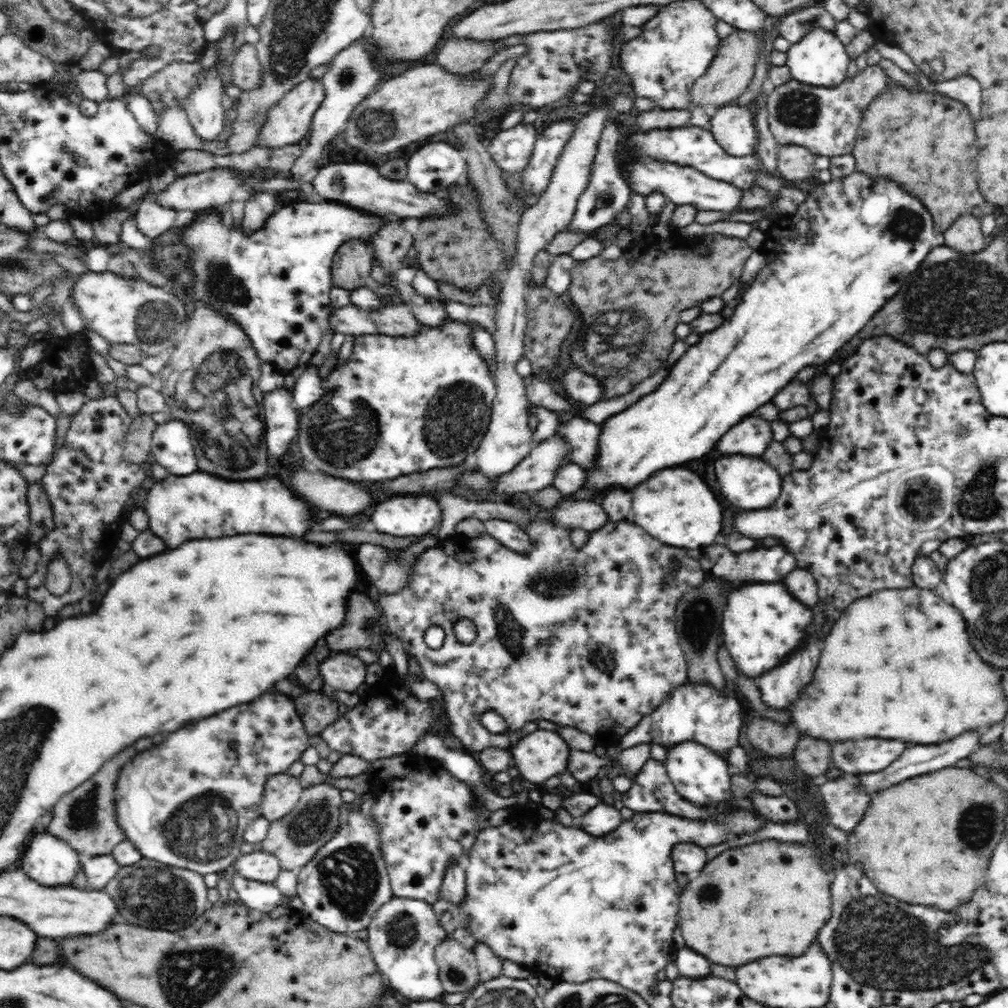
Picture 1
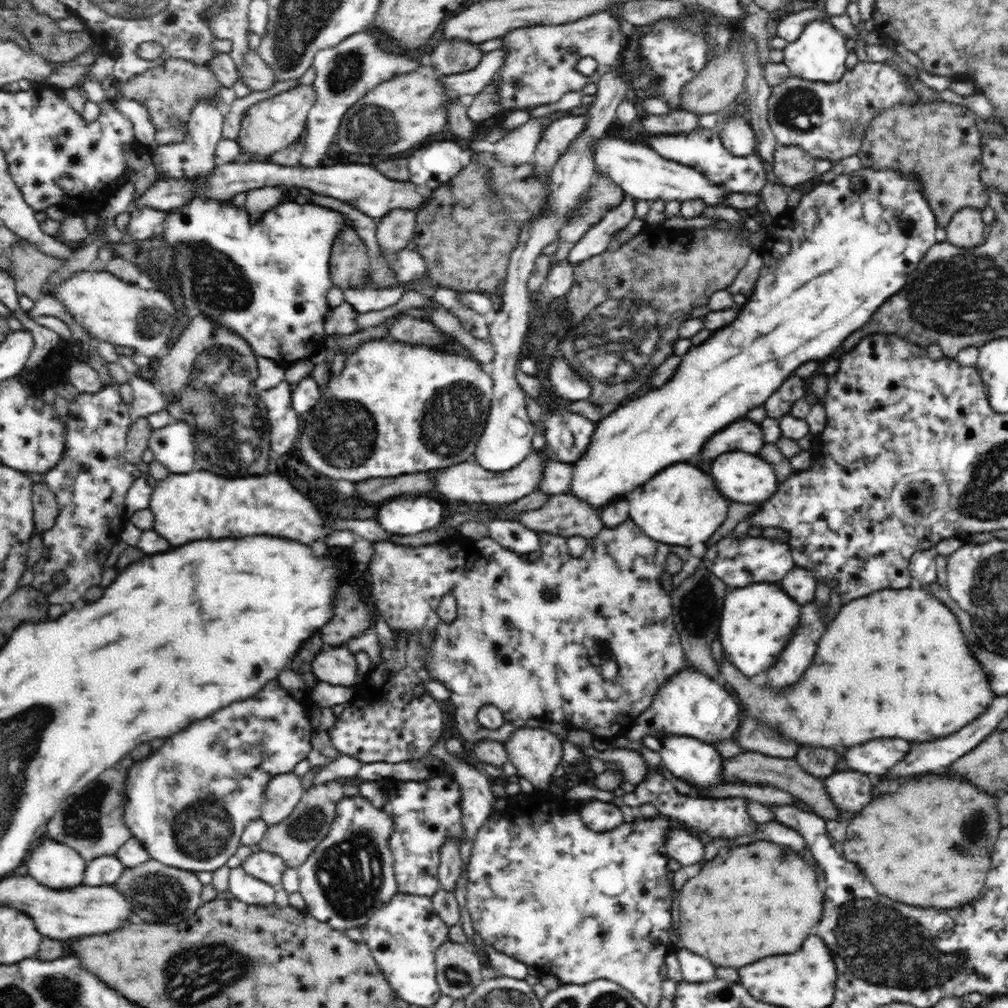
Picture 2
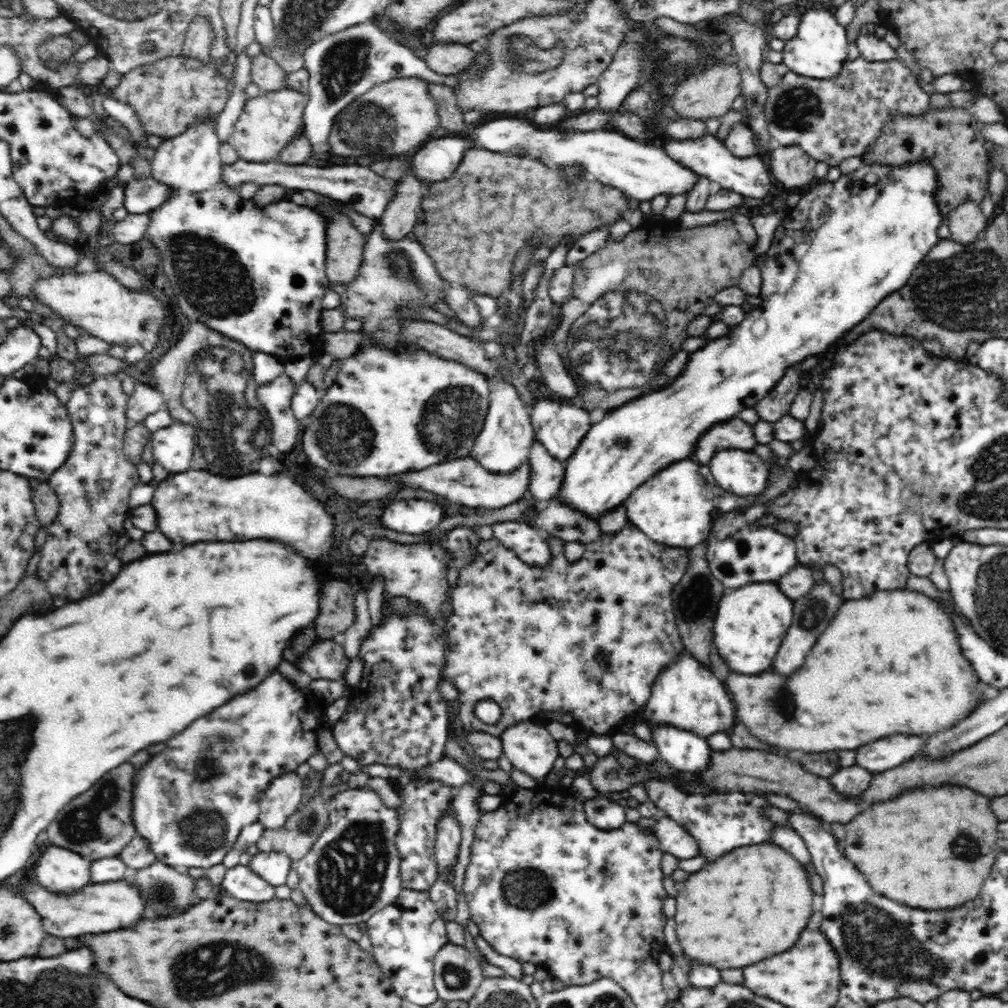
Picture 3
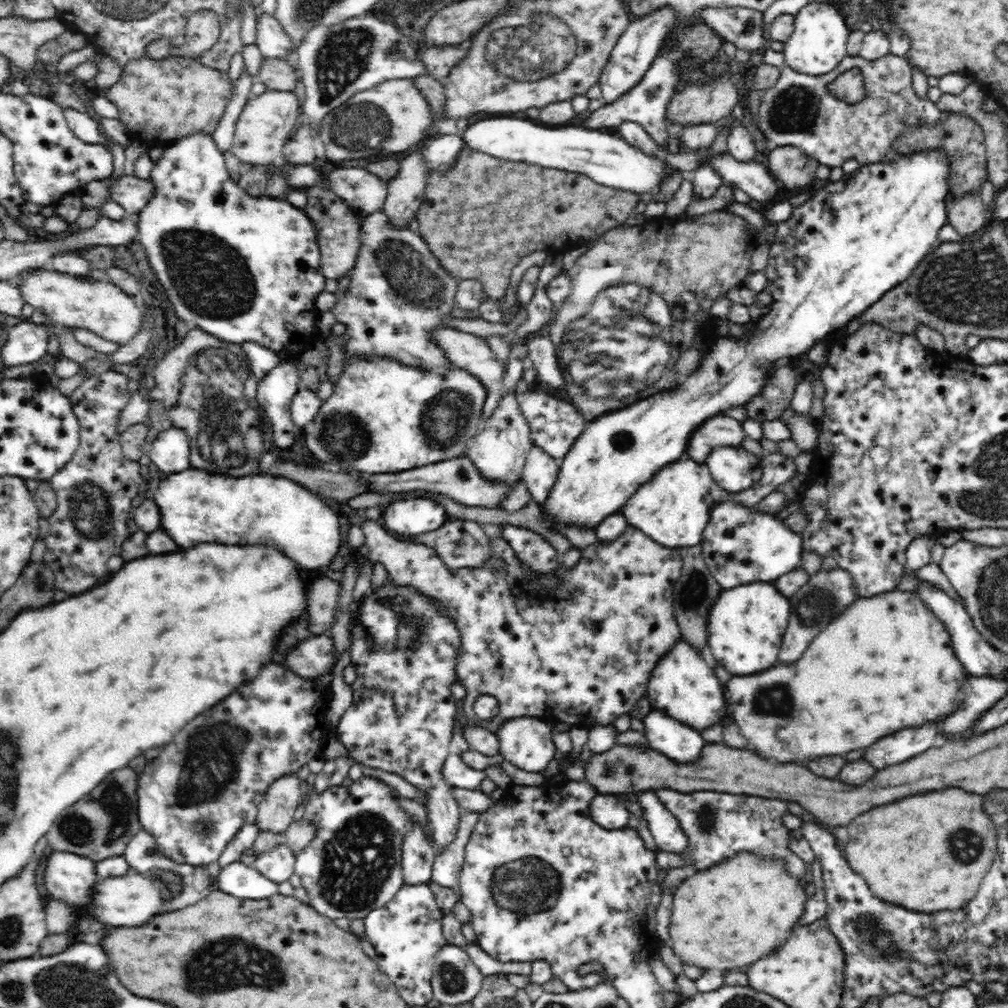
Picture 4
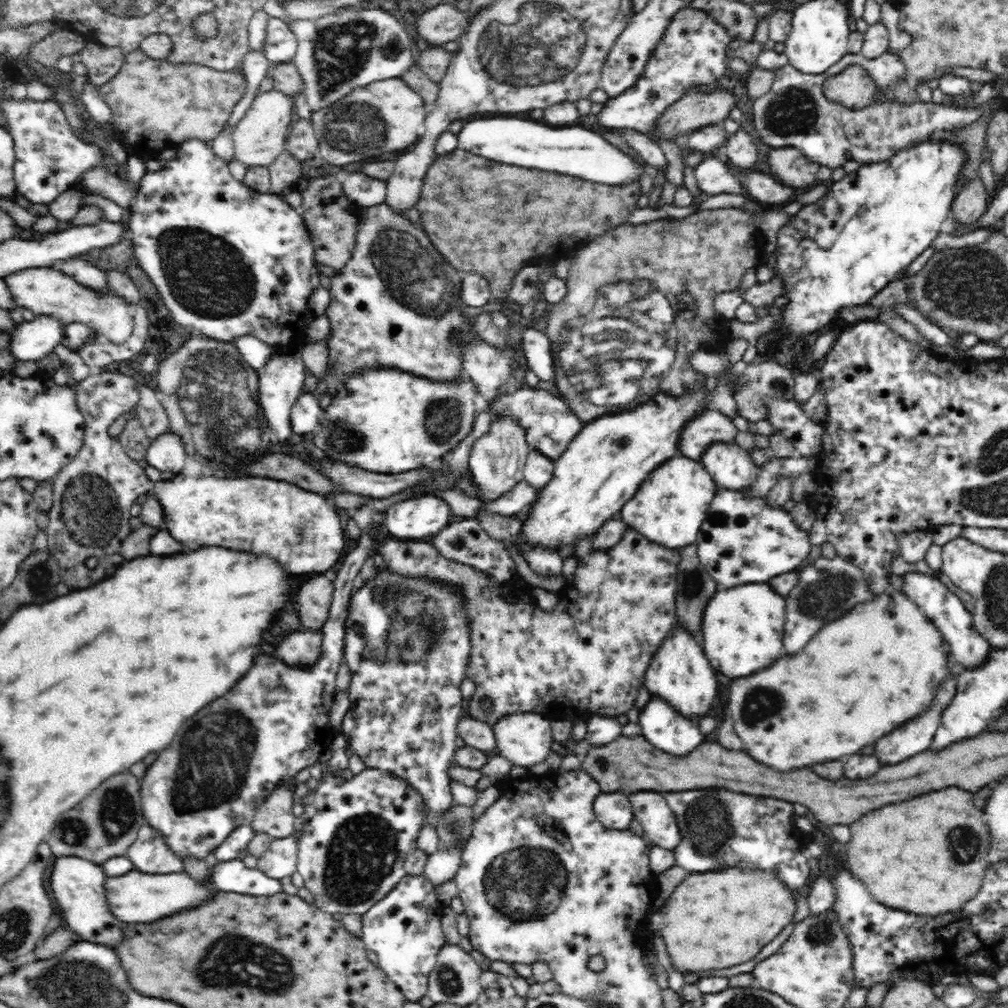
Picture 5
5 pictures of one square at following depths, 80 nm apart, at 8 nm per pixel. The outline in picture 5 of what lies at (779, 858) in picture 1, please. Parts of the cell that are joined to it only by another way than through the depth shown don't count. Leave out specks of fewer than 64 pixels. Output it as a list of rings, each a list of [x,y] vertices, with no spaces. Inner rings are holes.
[[[738,870],[690,874],[680,886],[676,886],[670,902],[666,904],[666,920],[654,920],[652,913],[649,916],[648,928],[658,928],[662,932],[670,958],[682,970],[722,970],[732,968],[736,964],[744,964],[752,960],[768,942],[772,942],[792,922],[796,914],[800,892],[792,891],[788,886],[786,890],[782,890],[781,880],[775,870],[766,870],[766,874],[770,874],[772,878],[762,880],[760,874],[738,874]]]

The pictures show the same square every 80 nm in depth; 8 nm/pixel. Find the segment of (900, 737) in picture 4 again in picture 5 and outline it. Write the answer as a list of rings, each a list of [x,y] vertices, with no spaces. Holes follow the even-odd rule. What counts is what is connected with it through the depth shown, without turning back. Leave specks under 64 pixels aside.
[[[953,658],[949,664],[954,666],[954,670],[956,671],[954,675],[941,684],[941,687],[937,690],[933,705],[925,713],[922,713],[920,718],[916,718],[916,720],[912,720],[912,722],[905,722],[900,728],[896,728],[894,732],[882,736],[882,738],[874,744],[874,754],[878,754],[878,758],[882,758],[882,764],[898,764],[898,762],[904,762],[906,758],[921,754],[930,748],[937,728],[941,723],[942,711],[950,704],[950,700],[952,700],[954,694],[956,694],[957,677],[961,669]]]

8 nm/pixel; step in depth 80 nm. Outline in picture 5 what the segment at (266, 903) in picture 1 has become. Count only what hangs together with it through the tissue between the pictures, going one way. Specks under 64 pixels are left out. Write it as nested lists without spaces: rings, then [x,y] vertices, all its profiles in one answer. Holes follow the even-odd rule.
[[[242,860],[219,862],[211,870],[212,882],[218,891],[270,897],[282,893],[282,884],[257,868],[248,868]]]

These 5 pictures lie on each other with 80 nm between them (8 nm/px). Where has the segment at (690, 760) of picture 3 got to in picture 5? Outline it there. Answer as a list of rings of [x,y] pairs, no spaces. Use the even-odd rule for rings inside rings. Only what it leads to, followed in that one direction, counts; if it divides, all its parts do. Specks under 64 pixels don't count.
[[[651,697],[639,711],[641,734],[652,746],[674,756],[692,754],[705,740],[699,725],[662,698]]]

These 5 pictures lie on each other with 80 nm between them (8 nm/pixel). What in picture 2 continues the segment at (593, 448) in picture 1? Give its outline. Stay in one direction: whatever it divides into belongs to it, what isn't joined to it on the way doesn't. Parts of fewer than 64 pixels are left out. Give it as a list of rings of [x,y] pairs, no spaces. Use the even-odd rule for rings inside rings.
[[[564,408],[548,412],[542,428],[546,430],[546,442],[557,460],[574,464],[590,446],[596,425]]]

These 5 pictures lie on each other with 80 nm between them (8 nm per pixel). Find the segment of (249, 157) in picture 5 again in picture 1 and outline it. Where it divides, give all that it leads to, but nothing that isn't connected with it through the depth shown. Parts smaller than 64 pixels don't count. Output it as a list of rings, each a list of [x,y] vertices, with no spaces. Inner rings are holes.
[[[308,77],[300,85],[288,91],[278,103],[276,103],[266,114],[265,122],[262,122],[261,130],[258,130],[258,147],[260,145],[270,146],[270,148],[282,148],[289,144],[300,143],[305,138],[312,124],[312,117],[315,110],[320,108],[325,97],[322,80],[315,77]]]

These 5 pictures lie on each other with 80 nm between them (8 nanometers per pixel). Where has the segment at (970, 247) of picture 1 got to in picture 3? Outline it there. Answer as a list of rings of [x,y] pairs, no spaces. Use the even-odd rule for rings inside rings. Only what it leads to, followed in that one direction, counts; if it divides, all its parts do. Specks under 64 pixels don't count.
[[[970,200],[963,202],[950,211],[949,218],[946,220],[950,232],[948,238],[955,243],[973,243],[978,240],[978,238],[982,238],[982,232],[990,221],[991,220],[986,218],[984,212],[982,212],[981,205]]]

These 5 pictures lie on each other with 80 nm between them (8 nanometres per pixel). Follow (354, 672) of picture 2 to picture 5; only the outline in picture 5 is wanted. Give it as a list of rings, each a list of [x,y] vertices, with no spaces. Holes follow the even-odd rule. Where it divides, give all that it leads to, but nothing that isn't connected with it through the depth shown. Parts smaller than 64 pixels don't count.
[[[321,631],[292,632],[278,644],[276,656],[290,665],[314,665],[321,659],[322,638]]]

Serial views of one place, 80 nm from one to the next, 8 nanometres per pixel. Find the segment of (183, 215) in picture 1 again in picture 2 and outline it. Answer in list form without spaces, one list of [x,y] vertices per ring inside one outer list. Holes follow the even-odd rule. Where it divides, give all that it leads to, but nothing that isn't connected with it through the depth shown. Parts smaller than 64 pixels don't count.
[[[150,206],[133,209],[127,229],[129,236],[136,241],[143,241],[161,234],[168,215],[169,211],[156,210]]]

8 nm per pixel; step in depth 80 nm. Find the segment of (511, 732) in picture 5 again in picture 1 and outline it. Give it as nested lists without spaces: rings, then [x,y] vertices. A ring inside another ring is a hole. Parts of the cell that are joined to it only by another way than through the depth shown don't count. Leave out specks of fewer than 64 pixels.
[[[536,729],[510,746],[512,762],[521,777],[536,786],[567,771],[570,745],[556,731]]]

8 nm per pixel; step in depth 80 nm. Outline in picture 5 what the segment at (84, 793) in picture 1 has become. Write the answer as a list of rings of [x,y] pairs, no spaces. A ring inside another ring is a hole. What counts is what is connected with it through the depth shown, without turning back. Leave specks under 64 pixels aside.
[[[130,770],[125,771],[107,778],[86,799],[62,813],[45,841],[54,856],[80,856],[101,865],[109,857],[126,855],[130,844],[133,844],[138,832],[146,824],[141,808],[141,780],[133,776]]]

